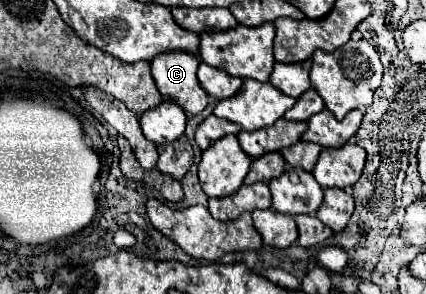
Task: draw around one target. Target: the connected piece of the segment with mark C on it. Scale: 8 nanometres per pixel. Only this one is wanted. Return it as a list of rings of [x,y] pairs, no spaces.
[[[163,53],[151,61],[151,73],[163,101],[173,101],[191,115],[207,107],[207,93],[199,87],[197,67],[199,59],[191,53]]]

